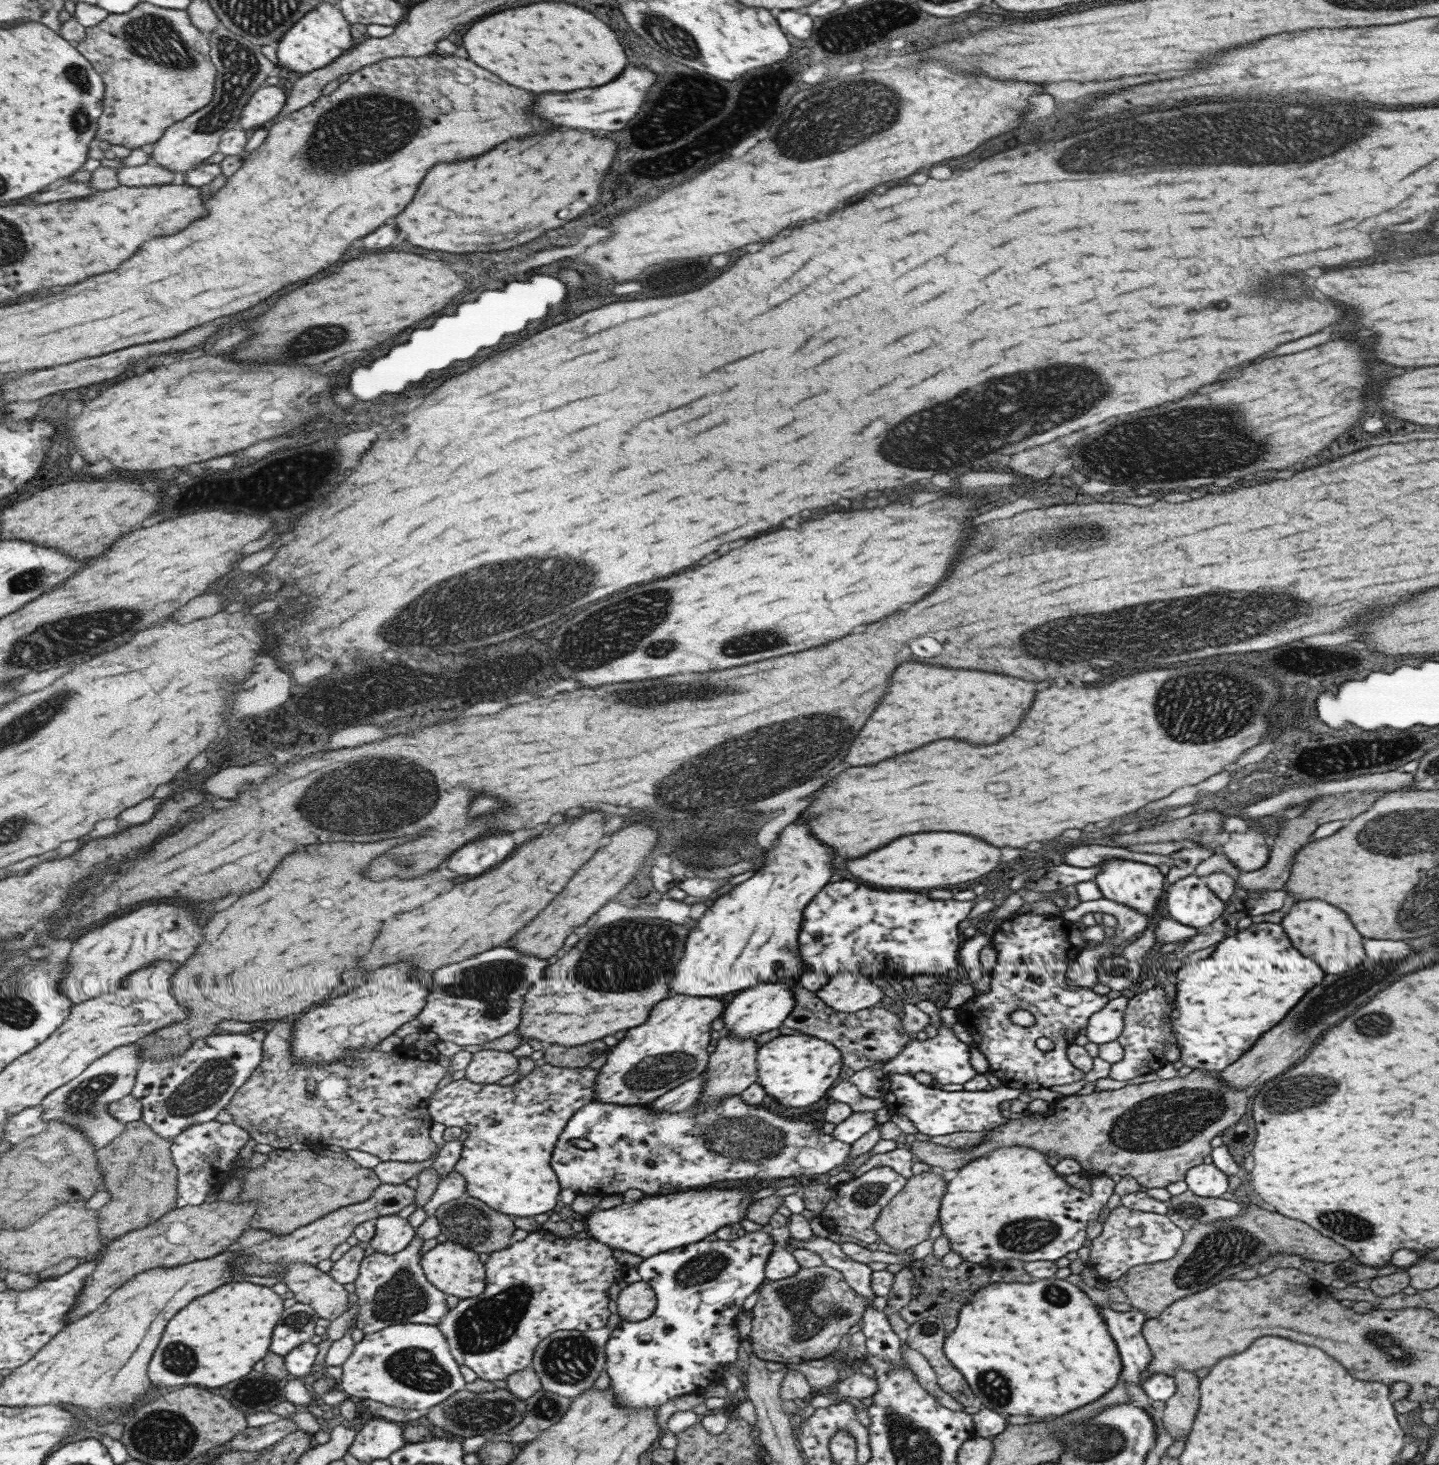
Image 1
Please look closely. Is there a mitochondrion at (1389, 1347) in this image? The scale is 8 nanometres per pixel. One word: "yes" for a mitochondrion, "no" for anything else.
yes

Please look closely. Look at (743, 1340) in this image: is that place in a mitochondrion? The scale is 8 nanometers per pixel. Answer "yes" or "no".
no

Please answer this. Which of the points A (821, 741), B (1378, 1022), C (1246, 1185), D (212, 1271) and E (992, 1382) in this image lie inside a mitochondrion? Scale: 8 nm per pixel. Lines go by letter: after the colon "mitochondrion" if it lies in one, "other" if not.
A: mitochondrion
B: mitochondrion
C: other
D: other
E: mitochondrion

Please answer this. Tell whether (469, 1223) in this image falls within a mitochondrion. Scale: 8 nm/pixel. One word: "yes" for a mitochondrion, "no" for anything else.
yes

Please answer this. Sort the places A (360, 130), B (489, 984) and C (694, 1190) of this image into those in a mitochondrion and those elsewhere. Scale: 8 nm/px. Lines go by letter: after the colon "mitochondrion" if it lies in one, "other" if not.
A: mitochondrion
B: mitochondrion
C: other

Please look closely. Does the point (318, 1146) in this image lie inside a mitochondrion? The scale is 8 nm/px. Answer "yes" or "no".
no

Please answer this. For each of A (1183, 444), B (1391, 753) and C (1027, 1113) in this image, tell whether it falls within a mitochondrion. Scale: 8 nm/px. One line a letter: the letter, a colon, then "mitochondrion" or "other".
A: mitochondrion
B: other
C: other

